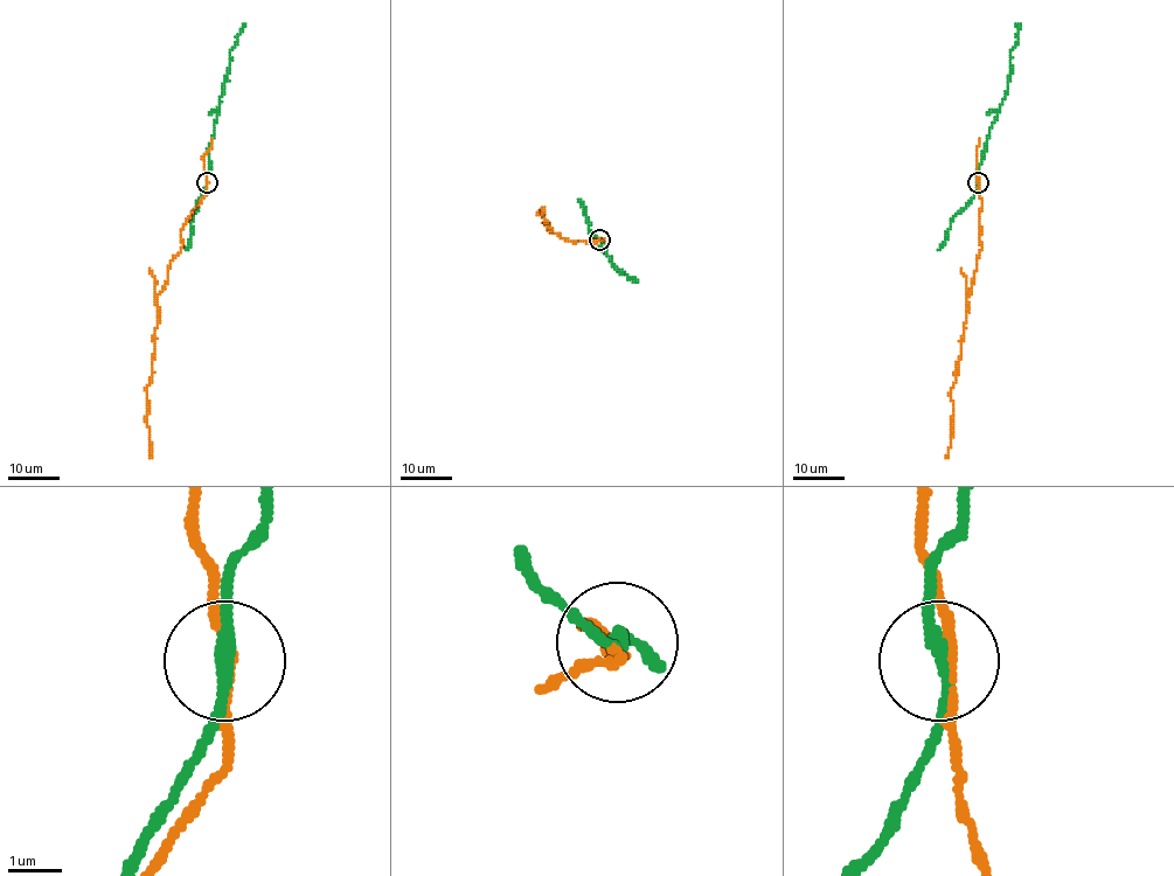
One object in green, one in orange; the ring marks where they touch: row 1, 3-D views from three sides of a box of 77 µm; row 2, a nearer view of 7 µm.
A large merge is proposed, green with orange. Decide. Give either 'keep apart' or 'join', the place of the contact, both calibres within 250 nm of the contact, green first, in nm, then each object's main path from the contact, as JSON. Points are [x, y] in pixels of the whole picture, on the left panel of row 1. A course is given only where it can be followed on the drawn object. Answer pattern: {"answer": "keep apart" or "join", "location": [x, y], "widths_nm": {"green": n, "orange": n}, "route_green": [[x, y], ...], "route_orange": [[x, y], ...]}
{"answer": "keep apart", "location": [207, 182], "widths_nm": {"green": 240, "orange": 180}, "route_green": [[207, 181], [210, 164], [208, 145], [219, 115], [230, 50], [242, 25]], "route_orange": [[207, 181], [157, 296], [159, 324], [146, 390], [151, 458]]}

